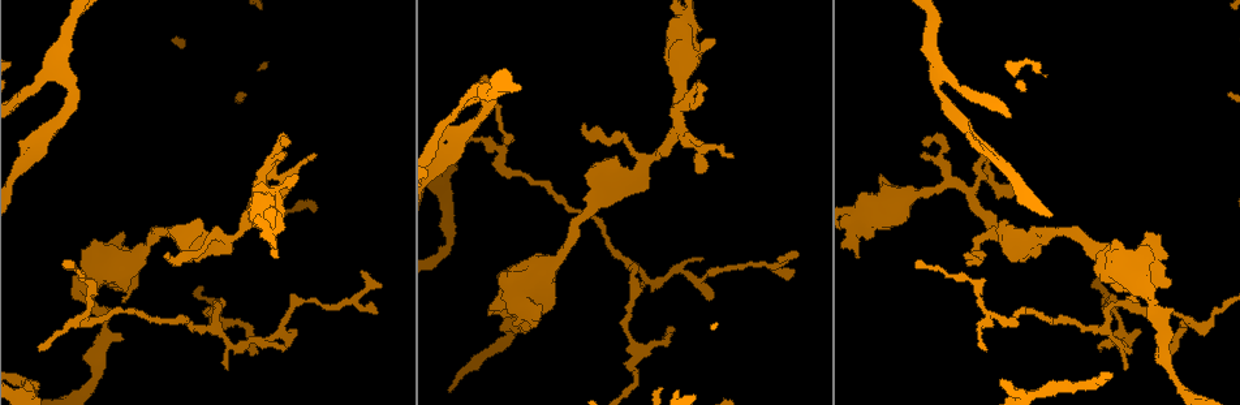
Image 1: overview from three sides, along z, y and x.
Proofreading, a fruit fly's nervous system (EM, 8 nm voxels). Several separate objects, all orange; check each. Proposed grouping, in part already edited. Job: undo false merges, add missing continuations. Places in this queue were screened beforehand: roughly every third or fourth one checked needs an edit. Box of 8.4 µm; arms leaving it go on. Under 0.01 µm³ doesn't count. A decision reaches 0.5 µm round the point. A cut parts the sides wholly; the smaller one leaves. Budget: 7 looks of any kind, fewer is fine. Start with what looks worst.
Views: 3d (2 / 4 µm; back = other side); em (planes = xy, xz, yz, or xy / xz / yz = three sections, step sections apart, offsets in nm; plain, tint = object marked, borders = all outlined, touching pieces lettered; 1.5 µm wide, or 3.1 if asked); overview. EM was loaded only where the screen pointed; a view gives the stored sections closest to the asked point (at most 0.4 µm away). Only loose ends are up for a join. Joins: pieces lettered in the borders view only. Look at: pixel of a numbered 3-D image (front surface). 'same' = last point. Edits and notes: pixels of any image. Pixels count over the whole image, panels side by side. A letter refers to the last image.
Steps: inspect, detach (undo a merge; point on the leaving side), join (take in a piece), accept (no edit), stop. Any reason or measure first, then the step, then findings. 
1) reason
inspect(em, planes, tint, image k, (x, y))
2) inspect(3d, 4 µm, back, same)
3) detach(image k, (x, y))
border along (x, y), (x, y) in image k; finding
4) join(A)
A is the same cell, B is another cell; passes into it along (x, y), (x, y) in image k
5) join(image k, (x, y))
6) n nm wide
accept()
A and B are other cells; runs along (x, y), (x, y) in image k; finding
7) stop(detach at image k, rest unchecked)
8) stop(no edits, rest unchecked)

stops while still wide
inspect(em, yz, step 8, borders, image 1, (122, 300))

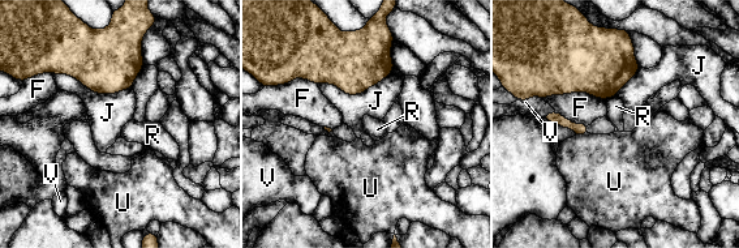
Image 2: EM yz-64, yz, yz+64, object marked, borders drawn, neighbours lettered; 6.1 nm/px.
inspect(em, planes, borders, same)

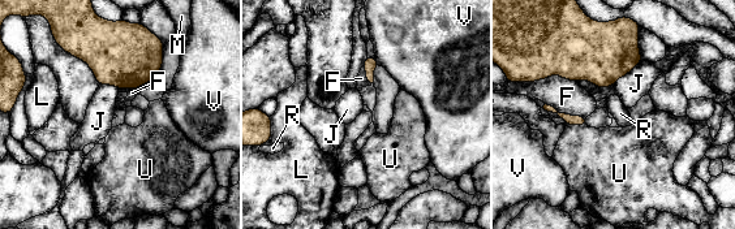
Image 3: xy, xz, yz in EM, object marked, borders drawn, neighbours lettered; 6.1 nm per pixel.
accept()
F, J, L, M, R, U and V are other cells; none of them fits

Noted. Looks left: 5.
free end
inspect(em, planes, borders, image 1, (713, 40))

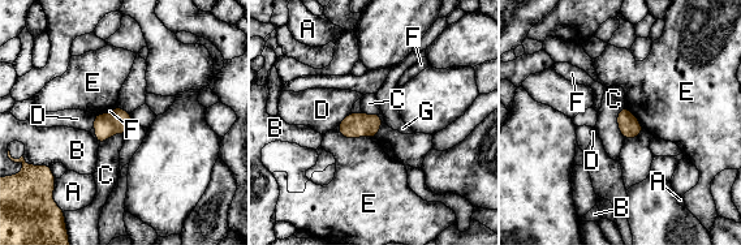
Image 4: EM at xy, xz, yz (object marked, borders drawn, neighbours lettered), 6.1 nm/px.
E touches over 220 nm
accept()
A, B, C, D, E, F and G are other cells; border along (624, 106), (617, 116), (624, 138) in image 4; none of them fits

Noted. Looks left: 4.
three arms meet
inspect(3d, 2 µm, image 1, (284, 350))

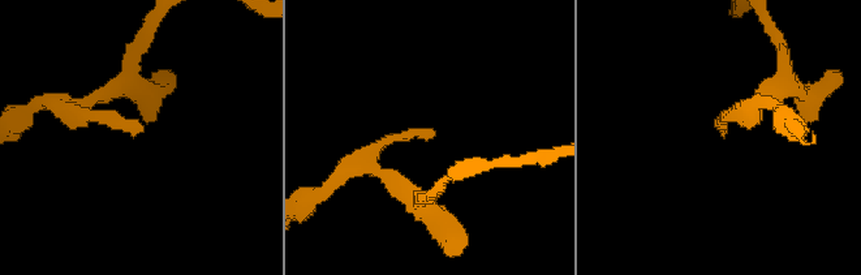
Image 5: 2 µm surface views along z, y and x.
3 arms; need the tissue
inspect(em, yz, step 4, tint, image 5, (426, 137))

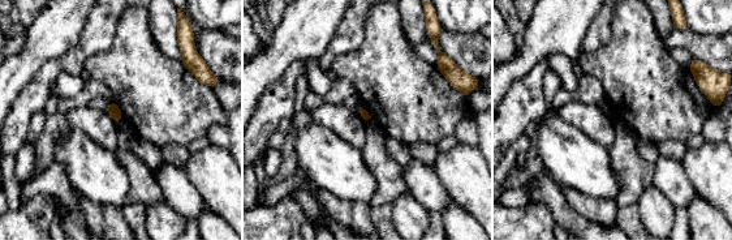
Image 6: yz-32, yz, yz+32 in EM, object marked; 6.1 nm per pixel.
inspect(em, planes, borders, same)

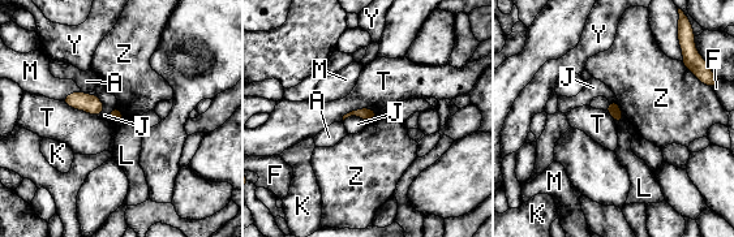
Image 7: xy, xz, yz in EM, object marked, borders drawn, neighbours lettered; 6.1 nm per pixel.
accept()
A, F, J, K, L, M, T, Y and Z are other cells; border along (377, 112), (356, 108), (342, 120) in image 7; no lettered piece goes on from it

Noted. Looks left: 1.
stop(no edits, rest unchecked)

